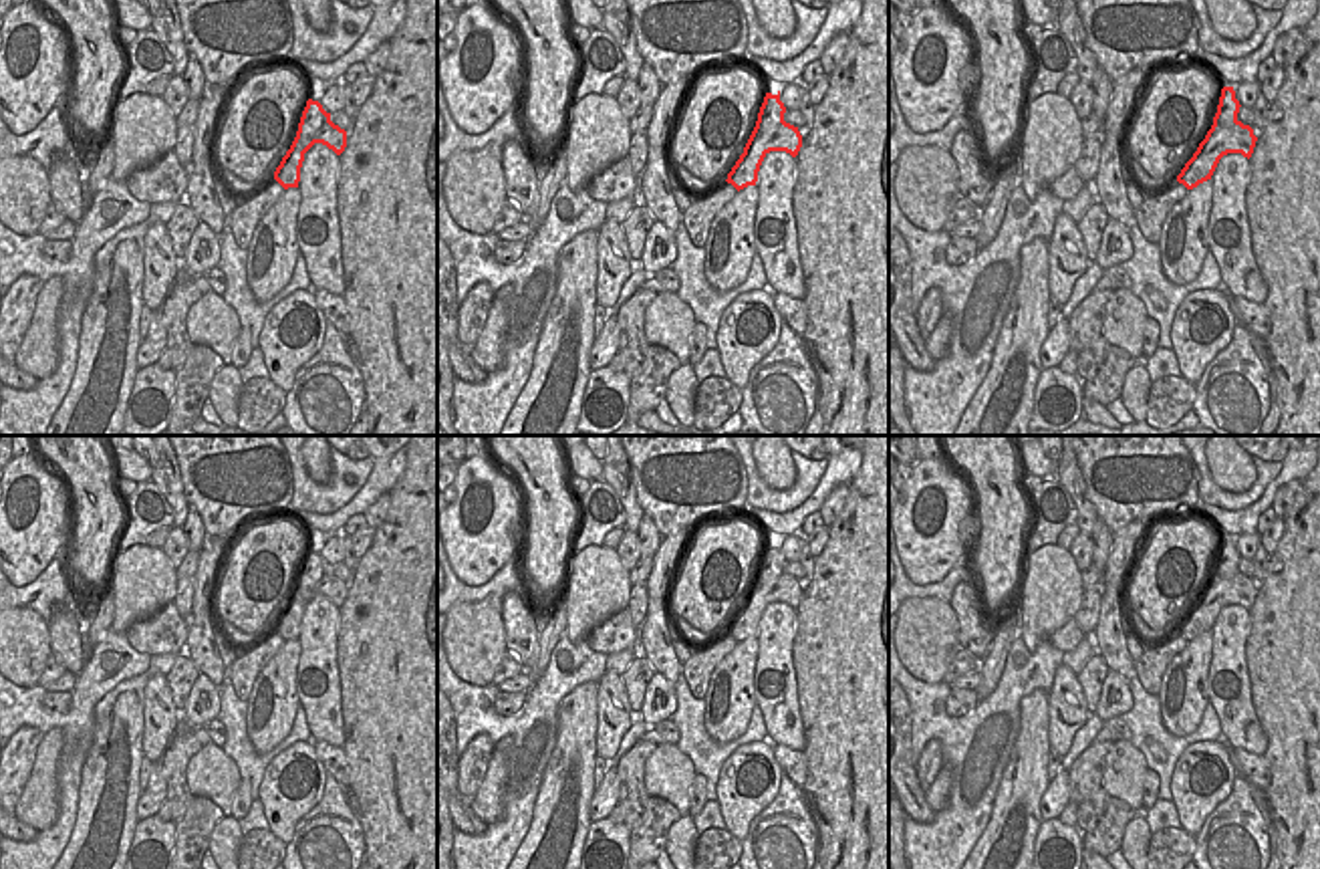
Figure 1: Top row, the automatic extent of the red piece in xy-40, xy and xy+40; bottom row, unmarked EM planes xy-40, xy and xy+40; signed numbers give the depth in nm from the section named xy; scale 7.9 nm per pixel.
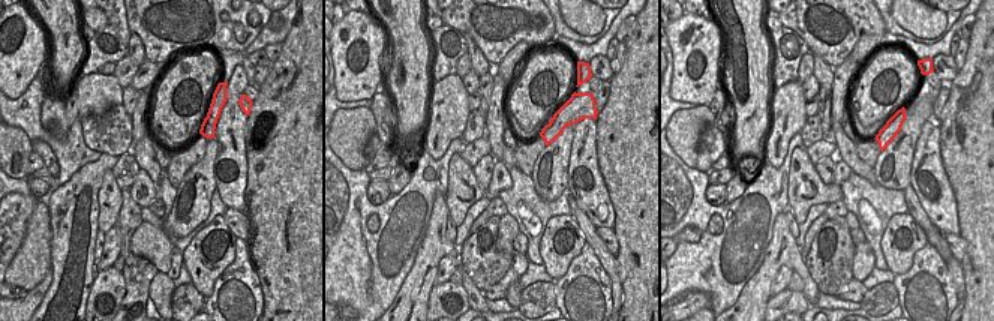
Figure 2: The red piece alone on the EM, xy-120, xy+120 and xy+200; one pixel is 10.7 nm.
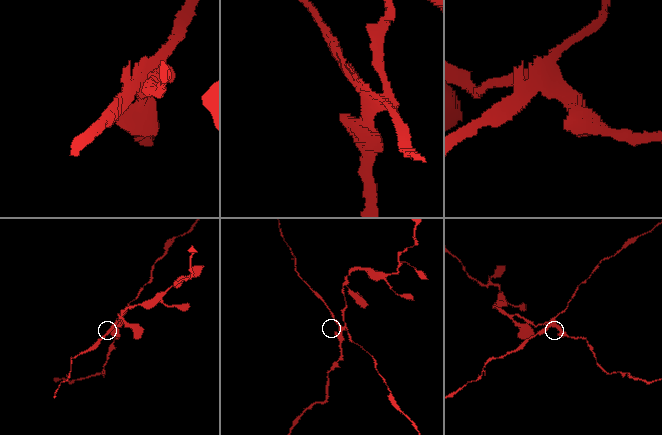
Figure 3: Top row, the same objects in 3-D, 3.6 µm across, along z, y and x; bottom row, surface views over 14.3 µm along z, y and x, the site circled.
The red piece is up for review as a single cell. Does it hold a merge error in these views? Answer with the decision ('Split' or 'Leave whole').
Split.

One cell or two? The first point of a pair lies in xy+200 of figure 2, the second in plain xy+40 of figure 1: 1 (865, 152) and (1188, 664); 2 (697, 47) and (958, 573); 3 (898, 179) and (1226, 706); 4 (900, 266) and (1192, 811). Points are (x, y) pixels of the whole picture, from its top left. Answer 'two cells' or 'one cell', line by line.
1: two cells
2: two cells
3: two cells
4: one cell

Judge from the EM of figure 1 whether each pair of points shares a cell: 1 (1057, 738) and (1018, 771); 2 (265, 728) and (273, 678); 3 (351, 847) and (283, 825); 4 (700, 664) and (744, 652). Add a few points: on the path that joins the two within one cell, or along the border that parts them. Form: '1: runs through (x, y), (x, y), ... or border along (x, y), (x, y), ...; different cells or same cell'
1: border along (1048, 696), (1050, 753); different cells
2: runs through (269, 716), (267, 698), (273, 690); same cell
3: border along (323, 791), (323, 797), (297, 823), (287, 843); different cells
4: border along (738, 644), (716, 666), (708, 692), (702, 698); different cells

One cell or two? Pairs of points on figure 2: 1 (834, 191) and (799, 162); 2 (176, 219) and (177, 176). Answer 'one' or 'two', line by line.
1: one
2: two

